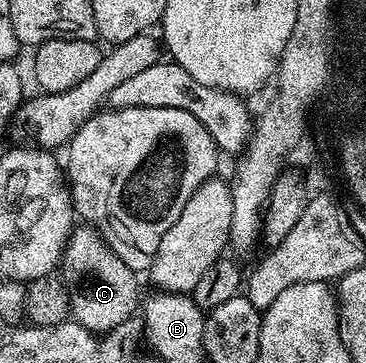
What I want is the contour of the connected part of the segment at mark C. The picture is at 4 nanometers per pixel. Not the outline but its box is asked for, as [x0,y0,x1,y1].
[61,225,141,333]

